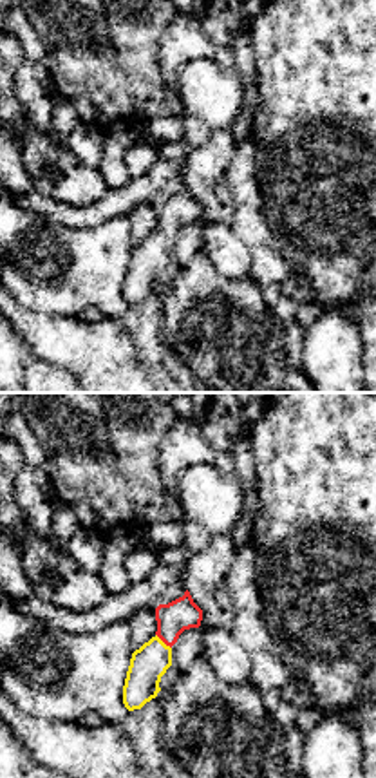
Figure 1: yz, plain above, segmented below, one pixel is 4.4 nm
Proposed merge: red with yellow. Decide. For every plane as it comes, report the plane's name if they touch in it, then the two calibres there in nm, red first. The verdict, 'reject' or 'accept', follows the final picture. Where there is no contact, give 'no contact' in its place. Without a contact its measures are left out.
contact in yz; calibres 140 and 160 nm

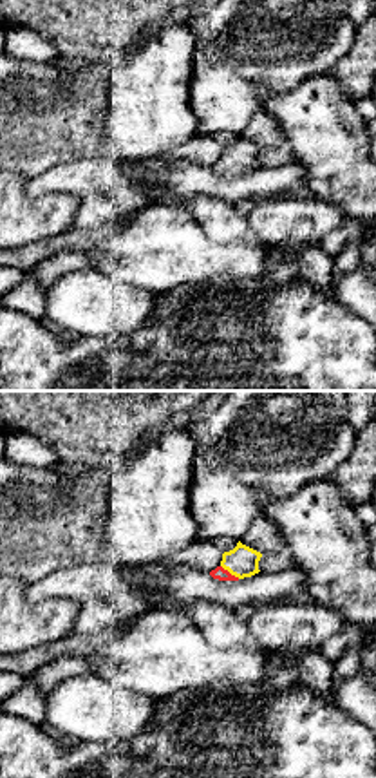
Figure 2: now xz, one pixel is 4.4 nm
contact in xz; calibres 60 and 140 nm

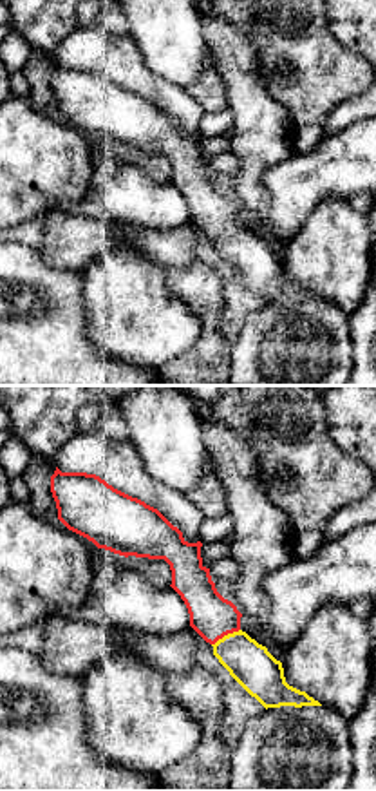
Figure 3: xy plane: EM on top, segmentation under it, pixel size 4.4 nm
contact in xy; calibres 200 and 190 nm

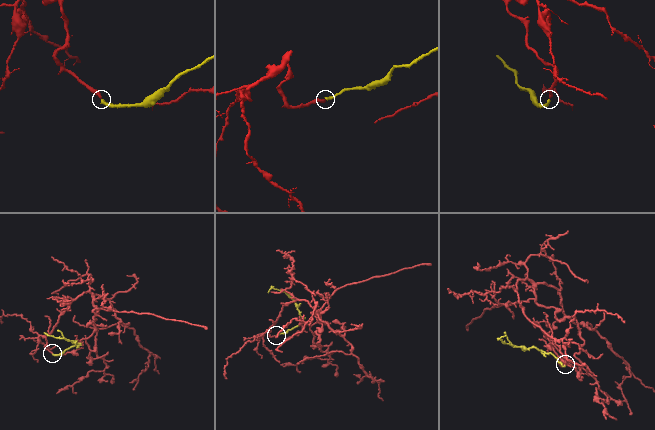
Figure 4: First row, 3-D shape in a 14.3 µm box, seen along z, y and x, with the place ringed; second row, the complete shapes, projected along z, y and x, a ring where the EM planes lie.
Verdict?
accept

